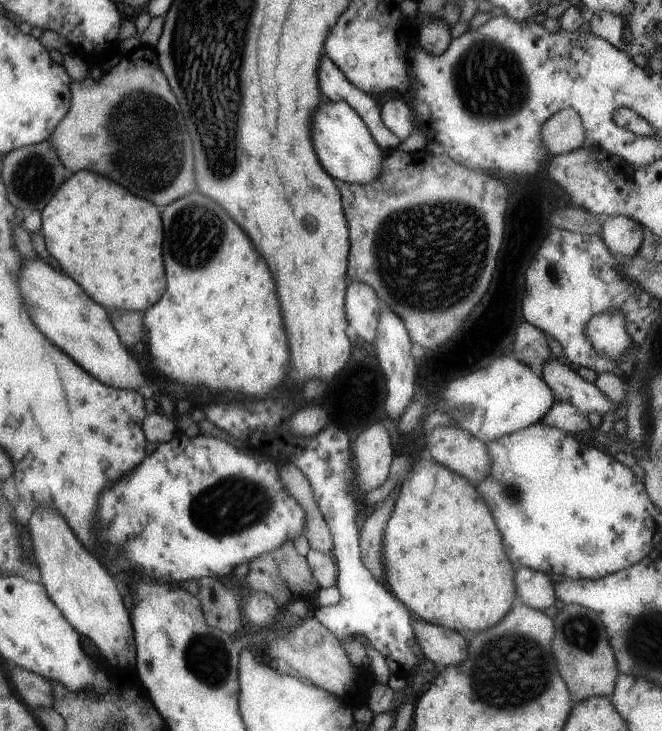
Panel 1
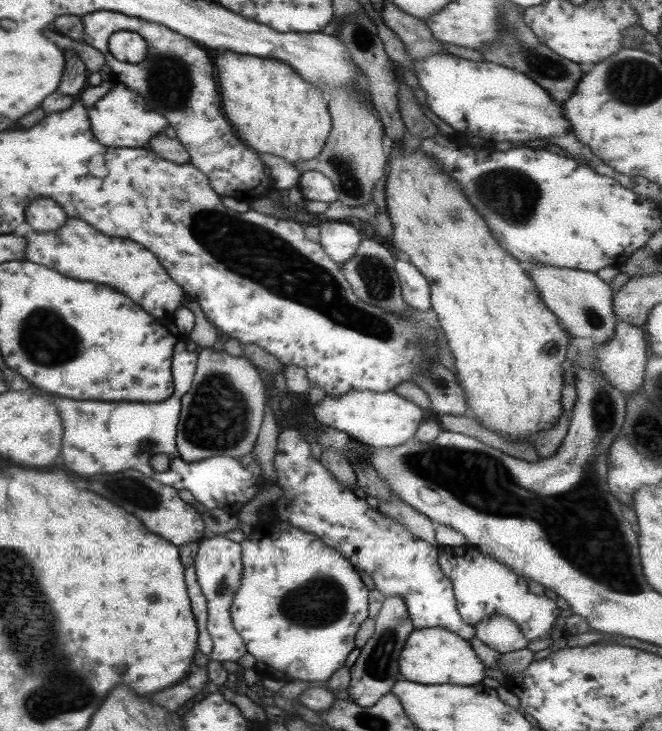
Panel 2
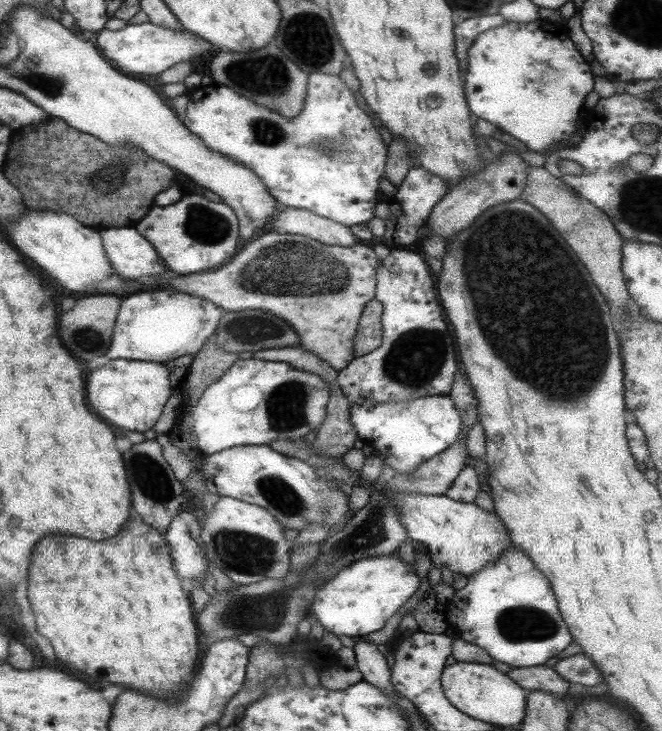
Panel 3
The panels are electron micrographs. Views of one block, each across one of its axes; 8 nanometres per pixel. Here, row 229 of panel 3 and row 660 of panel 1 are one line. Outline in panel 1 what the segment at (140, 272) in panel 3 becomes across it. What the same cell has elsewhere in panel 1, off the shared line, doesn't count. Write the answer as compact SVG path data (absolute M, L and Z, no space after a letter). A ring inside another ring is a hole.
M38 504L30 516L28 532L32 536L32 559L40 569L41 583L64 618L81 636L100 646L100 657L108 666L122 670L135 668L136 642L132 642L130 616L112 576L76 538L70 524L56 508Z

